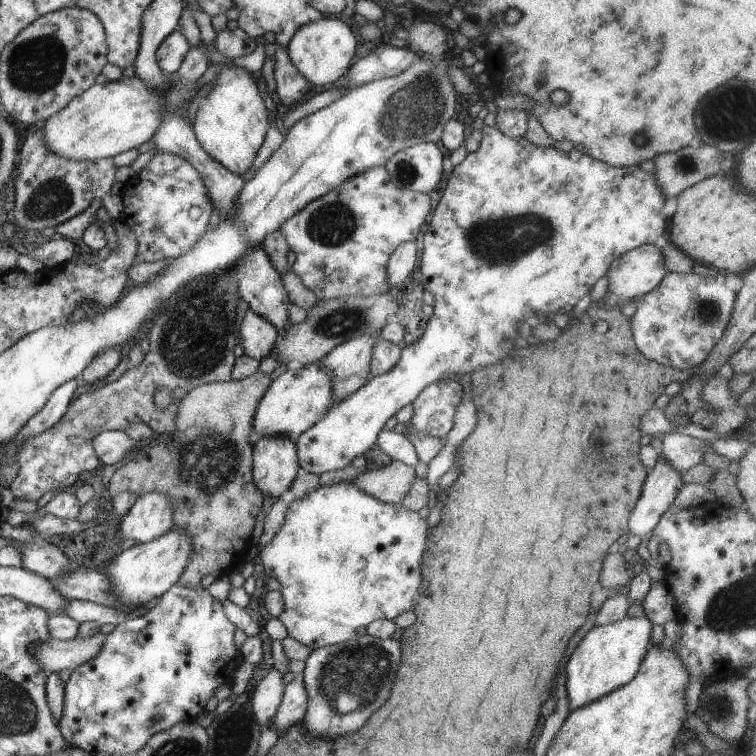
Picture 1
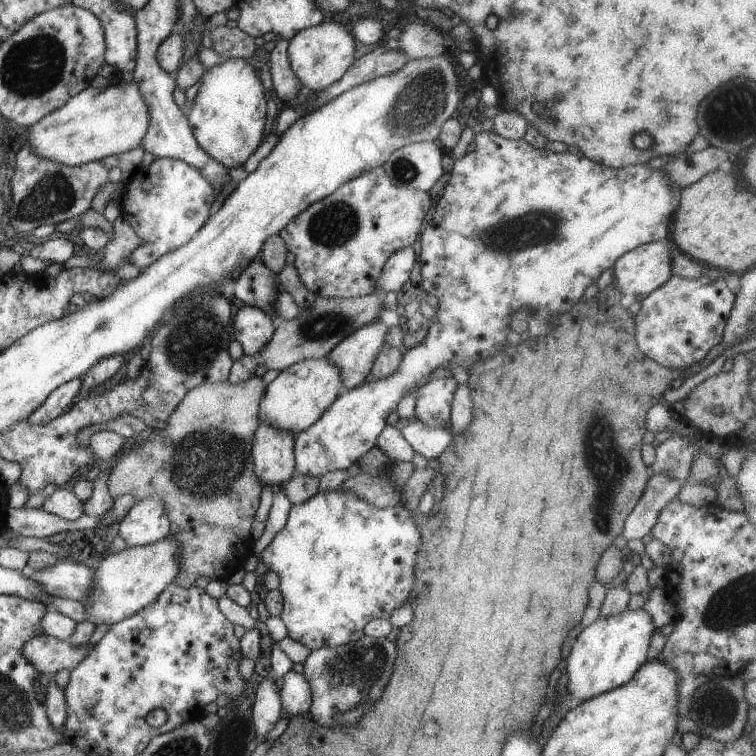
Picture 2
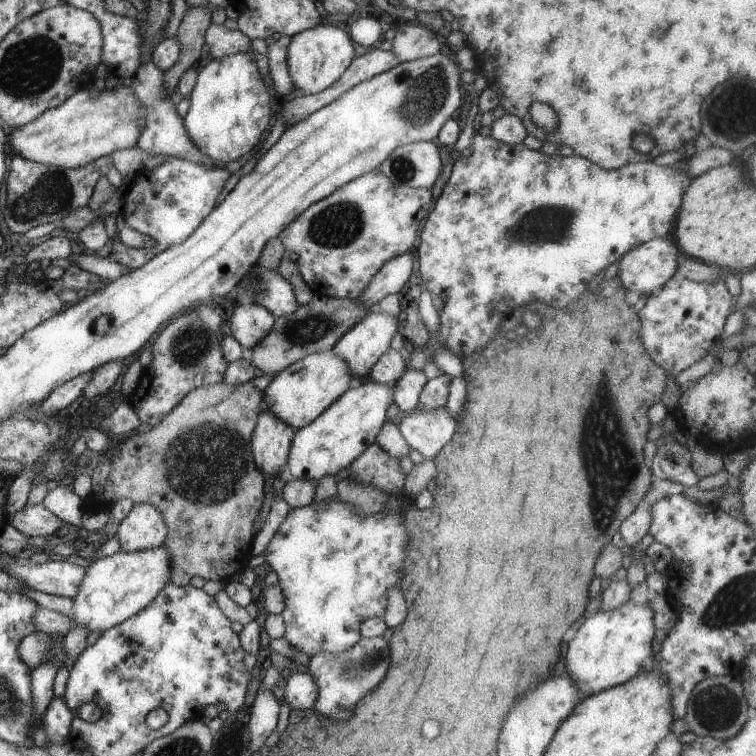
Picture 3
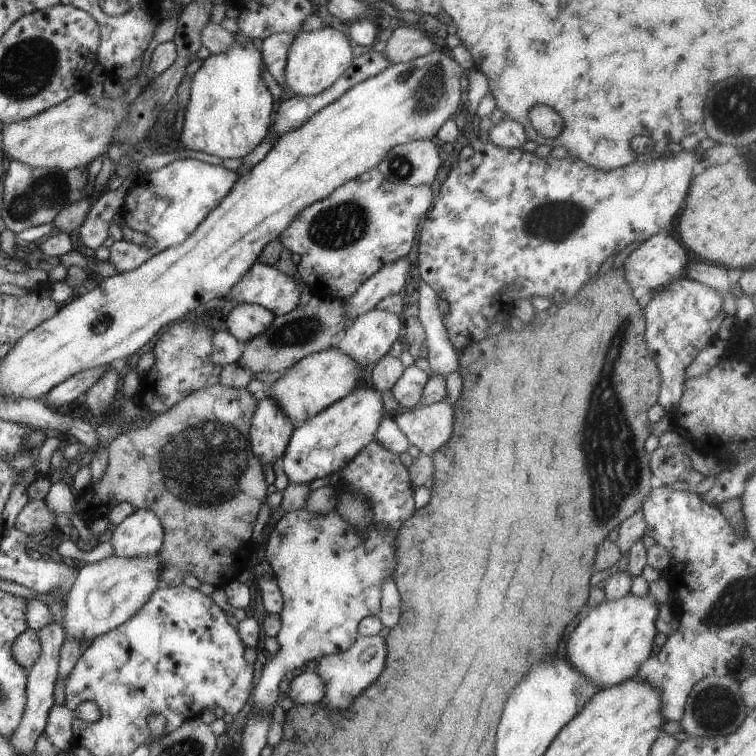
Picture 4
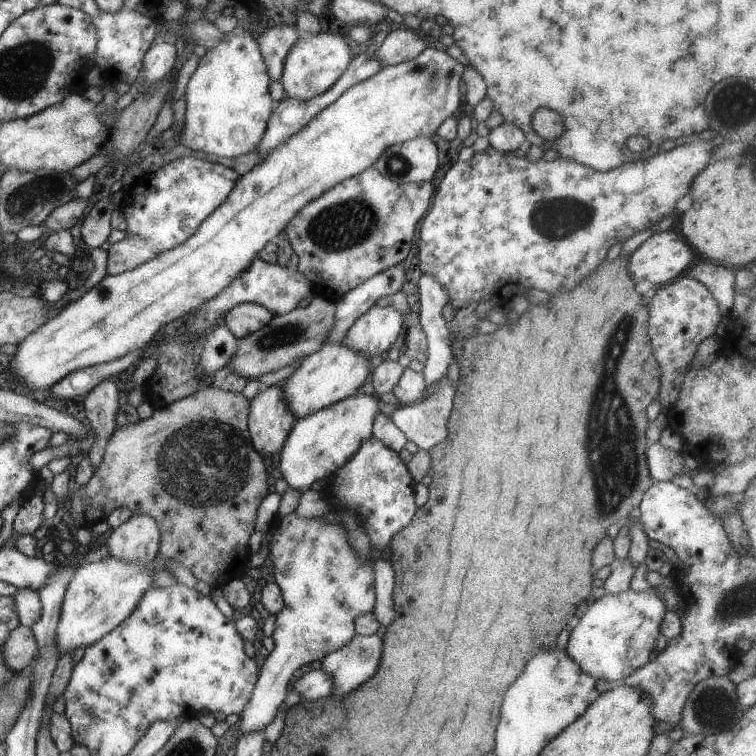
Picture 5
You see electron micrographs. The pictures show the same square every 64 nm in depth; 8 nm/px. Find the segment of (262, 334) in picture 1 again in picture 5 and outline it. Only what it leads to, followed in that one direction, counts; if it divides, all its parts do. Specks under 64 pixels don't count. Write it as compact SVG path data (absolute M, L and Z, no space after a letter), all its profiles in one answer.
M240 303L231 308L223 320L226 328L235 339L243 338L249 332L255 332L269 322L272 315L260 305Z

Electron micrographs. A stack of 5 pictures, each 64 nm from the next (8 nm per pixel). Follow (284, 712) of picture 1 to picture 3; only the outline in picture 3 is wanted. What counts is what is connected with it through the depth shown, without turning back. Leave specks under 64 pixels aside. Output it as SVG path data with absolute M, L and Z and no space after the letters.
M288 671L284 674L284 678L283 700L290 710L311 709L318 690L310 674Z

